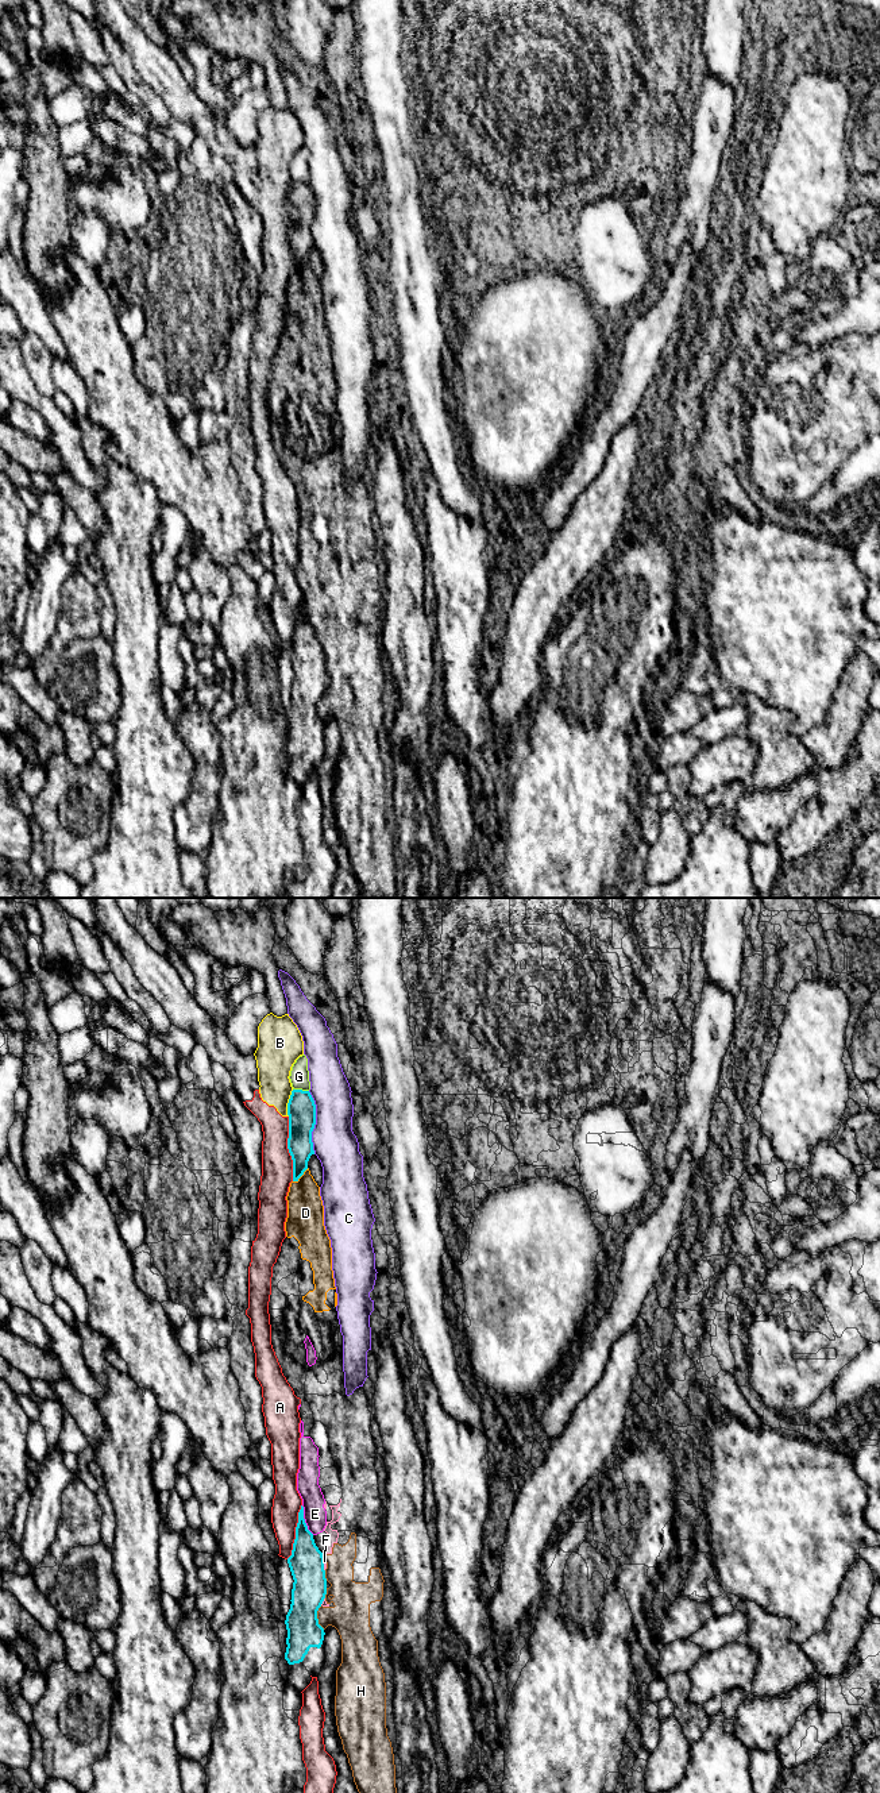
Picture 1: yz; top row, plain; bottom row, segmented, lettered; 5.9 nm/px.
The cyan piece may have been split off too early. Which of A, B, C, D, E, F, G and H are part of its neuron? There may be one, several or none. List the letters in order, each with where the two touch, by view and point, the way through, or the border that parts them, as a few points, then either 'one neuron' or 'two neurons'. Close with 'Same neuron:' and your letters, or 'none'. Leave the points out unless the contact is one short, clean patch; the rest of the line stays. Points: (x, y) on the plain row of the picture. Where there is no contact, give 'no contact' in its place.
A: contact yz (288, 241); two neurons
B: contact yz (288, 196); two neurons
C: contact yz (315, 215); two neurons
D: contact yz (300, 269); two neurons
E: contact yz (304, 613); two neurons
F: contact yz (323, 659); border yz (323, 654), (324, 663); two neurons
G: contact yz (301, 182); two neurons
H: contact yz (316, 710); border yz (320, 698), (317, 714), (324, 721); two neurons
Same neuron: none

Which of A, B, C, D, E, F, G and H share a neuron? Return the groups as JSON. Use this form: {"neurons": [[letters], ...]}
{"neurons": [["A", "B"], ["C"], ["D", "E", "F", "H"], ["G"]]}

